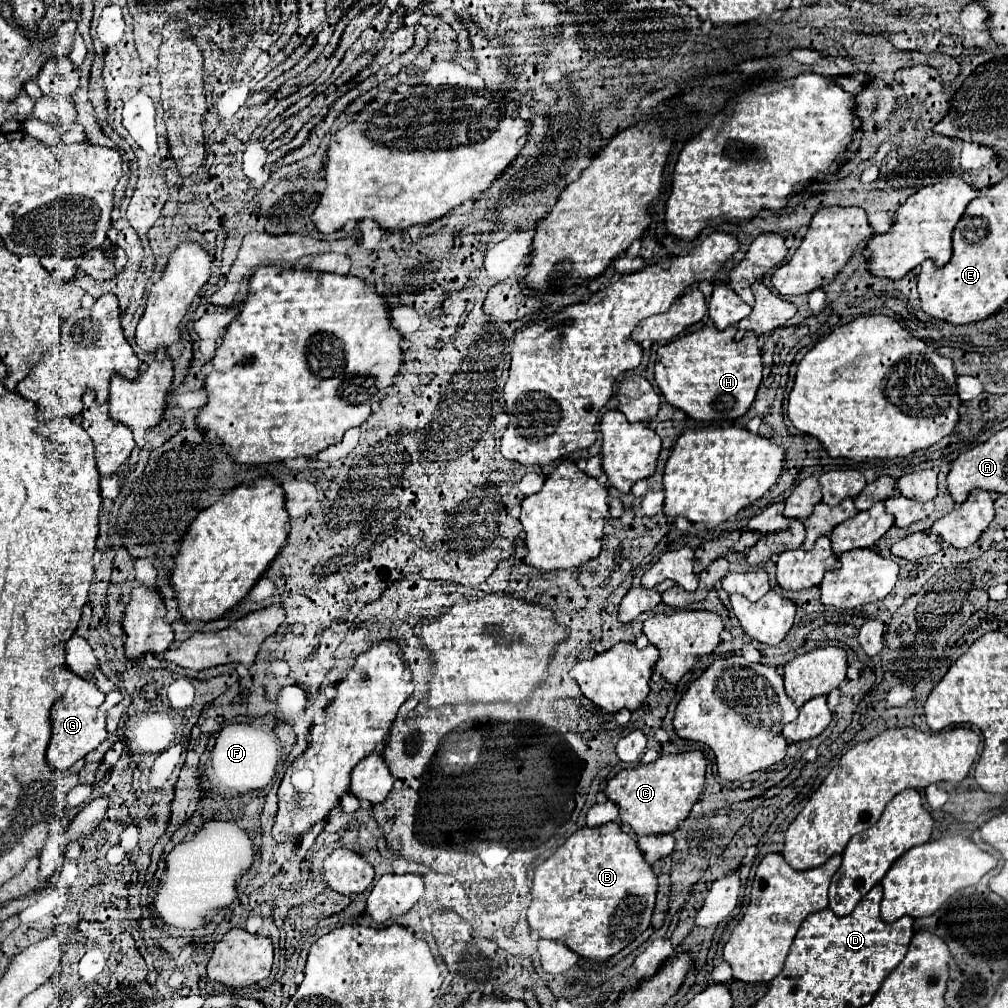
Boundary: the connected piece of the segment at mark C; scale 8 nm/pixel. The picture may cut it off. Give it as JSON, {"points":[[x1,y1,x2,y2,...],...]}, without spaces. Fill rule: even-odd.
{"points":[[688,751,678,755,662,755,648,765,620,771,606,785,606,797,620,807,620,821,628,825,636,835,672,833,682,819,692,811,692,805,704,791,706,759,700,751]]}

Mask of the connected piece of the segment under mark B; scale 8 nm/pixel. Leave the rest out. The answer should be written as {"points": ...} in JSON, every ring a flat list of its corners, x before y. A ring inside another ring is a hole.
{"points":[[606,823,604,827,598,827,598,829,584,827,584,829,578,829,572,837,568,837,568,841,550,859,546,859,542,865,536,867,534,885,532,885,532,891,530,891,532,901,530,901,530,907,528,907,528,923,530,923,530,929,540,935,540,939,562,941,568,949,572,949,580,957,584,957,588,961,596,961,596,963,606,963,612,955,622,951,628,943,632,943,636,937,640,937,650,927,650,919,652,919,652,911,654,911,654,903,656,903,656,891,658,891,656,873,652,871,648,861,642,857,640,849,636,845,636,839,630,833,624,833,618,823]]}

